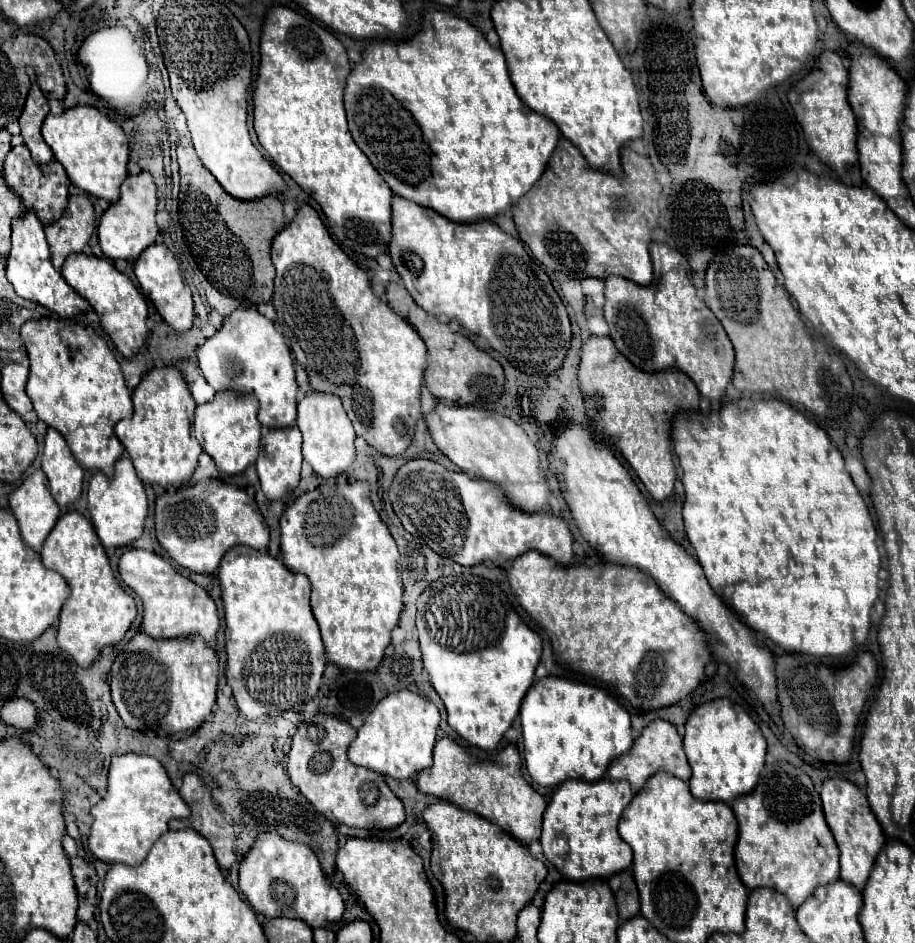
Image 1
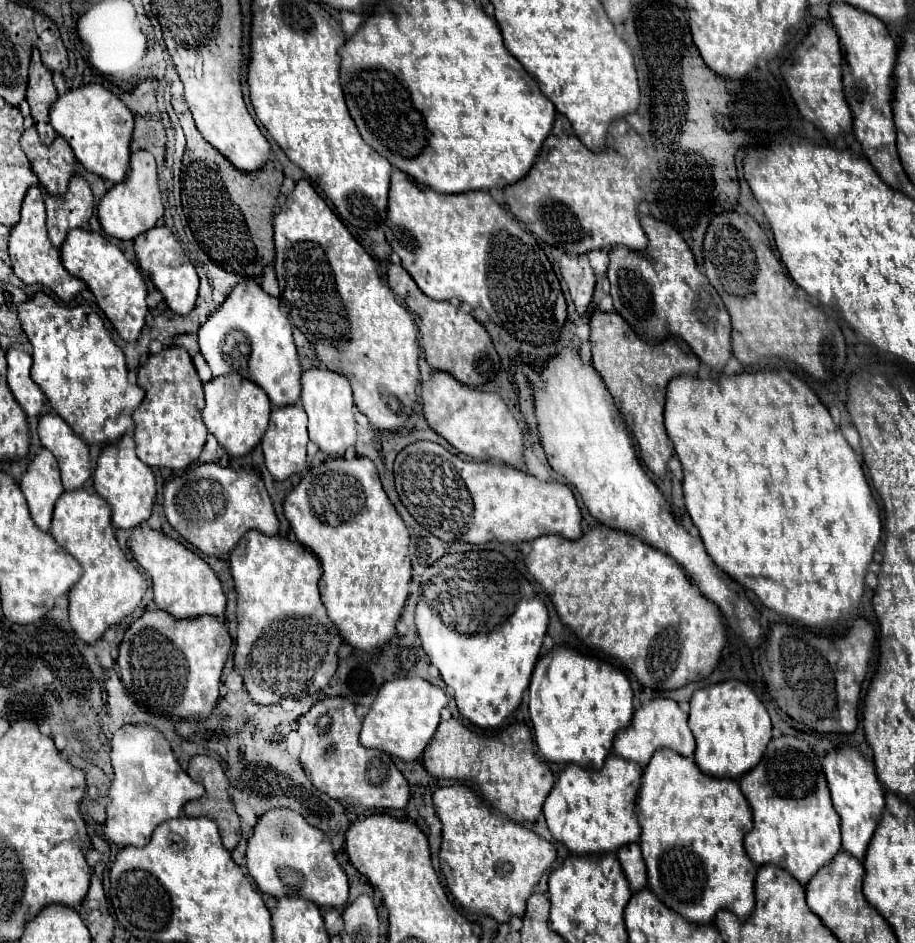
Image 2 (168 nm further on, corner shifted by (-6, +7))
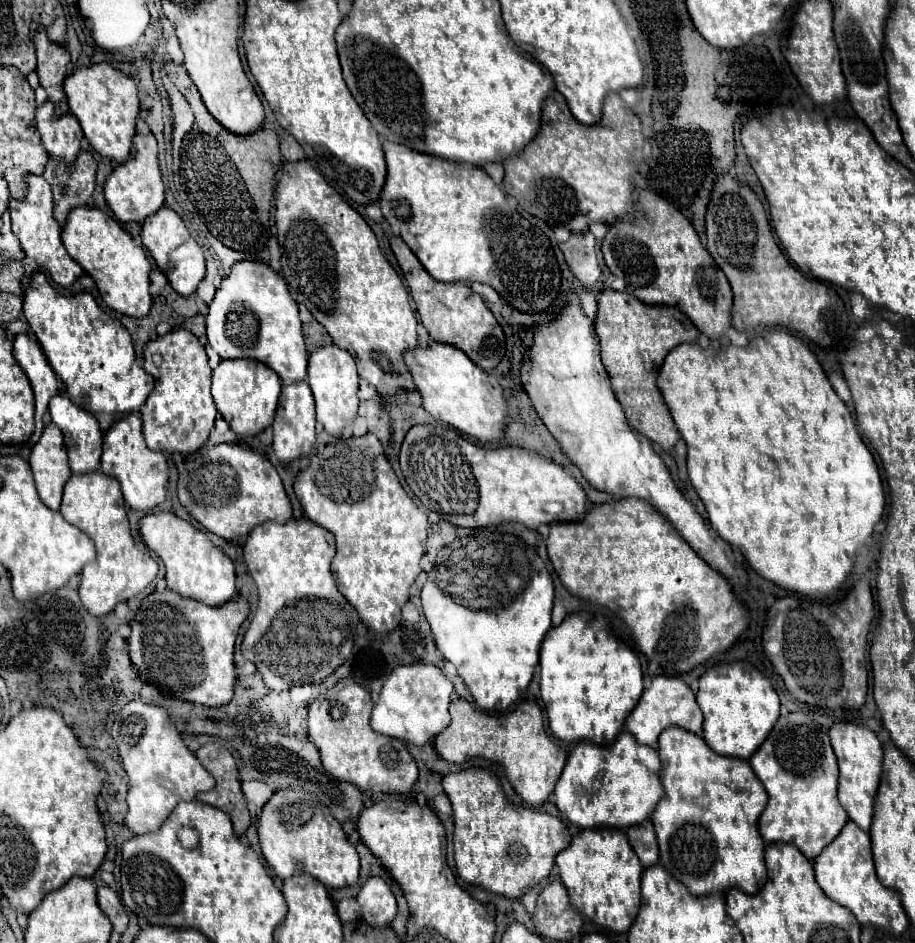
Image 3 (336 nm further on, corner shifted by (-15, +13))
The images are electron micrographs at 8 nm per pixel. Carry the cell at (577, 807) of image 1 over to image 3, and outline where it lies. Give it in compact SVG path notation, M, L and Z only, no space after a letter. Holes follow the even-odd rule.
M619 733L615 739L615 745L609 745L607 749L599 749L599 745L577 745L573 753L569 755L569 761L561 773L561 779L555 787L555 805L563 819L577 825L579 829L601 829L601 827L613 827L613 829L627 829L633 825L643 823L651 817L657 801L663 797L663 787L659 781L659 753L653 747L639 745L629 733Z

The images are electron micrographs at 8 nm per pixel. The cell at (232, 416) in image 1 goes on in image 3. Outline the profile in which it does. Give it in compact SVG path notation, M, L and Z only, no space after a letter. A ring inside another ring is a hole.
M237 359L237 361L221 361L213 371L213 401L221 417L229 423L231 431L239 437L255 437L267 427L271 427L275 409L279 403L281 393L281 379L275 371L267 369L259 361L251 359Z

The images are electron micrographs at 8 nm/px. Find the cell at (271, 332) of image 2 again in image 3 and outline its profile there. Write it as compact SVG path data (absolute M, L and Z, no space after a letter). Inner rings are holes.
M243 261L233 265L209 305L207 341L221 359L253 359L273 369L287 385L305 381L307 351L297 303L285 281L265 263Z

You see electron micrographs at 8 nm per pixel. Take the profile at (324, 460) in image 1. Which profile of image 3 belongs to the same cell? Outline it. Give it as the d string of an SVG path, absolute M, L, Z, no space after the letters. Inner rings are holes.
M337 345L315 349L309 355L307 383L317 403L317 421L325 427L329 435L343 437L345 429L357 417L357 407L359 407L359 397L357 397L359 377L357 377L357 367L351 353L347 353L345 349L339 349Z

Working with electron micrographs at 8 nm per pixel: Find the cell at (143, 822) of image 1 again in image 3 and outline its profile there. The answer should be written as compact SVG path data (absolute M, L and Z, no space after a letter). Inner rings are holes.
M141 701L127 703L115 715L111 737L119 747L123 769L129 775L129 811L125 815L125 825L135 835L157 831L179 801L193 801L197 793L211 791L215 787L215 779L185 747L179 731L163 707Z

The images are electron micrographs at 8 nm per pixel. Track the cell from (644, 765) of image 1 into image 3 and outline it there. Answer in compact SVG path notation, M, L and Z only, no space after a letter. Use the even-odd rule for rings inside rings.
M661 675L661 677L655 677L651 685L643 691L639 705L631 711L631 717L627 717L625 721L625 729L637 739L637 743L655 747L661 731L667 727L681 727L701 737L701 723L703 723L703 715L689 685L683 683L681 679Z

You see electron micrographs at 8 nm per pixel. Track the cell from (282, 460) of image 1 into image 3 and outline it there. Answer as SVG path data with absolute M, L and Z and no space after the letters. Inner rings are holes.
M305 381L283 385L279 407L273 423L273 451L281 463L291 463L299 457L307 457L316 442L316 412L313 393Z

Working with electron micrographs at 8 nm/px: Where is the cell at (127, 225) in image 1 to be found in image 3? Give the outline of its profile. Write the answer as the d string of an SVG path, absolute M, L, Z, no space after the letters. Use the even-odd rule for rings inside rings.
M135 135L129 161L123 165L117 165L115 171L105 181L105 199L107 199L107 205L113 211L115 219L123 225L125 223L143 223L147 217L151 217L165 205L165 187L163 187L163 179L161 179L159 161L157 161L157 141L153 135Z

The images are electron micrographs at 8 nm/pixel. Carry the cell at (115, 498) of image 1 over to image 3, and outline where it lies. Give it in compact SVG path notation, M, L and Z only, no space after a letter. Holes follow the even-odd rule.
M131 413L127 417L117 419L103 439L103 457L101 457L101 471L109 477L115 477L121 485L125 503L133 511L151 511L159 503L165 501L167 489L165 483L169 479L167 459L163 453L149 451L141 433L141 417L139 413Z

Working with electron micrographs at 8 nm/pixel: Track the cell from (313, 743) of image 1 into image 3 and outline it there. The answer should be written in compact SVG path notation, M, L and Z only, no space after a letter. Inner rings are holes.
M341 679L339 683L335 683L331 689L321 693L309 705L309 717L307 717L309 719L309 739L319 749L325 771L331 773L335 779L353 783L361 791L375 789L381 793L407 793L413 789L413 785L417 781L417 765L415 765L413 757L409 755L403 741L379 735L369 727L371 707L373 707L371 695L361 685L357 685L353 679Z

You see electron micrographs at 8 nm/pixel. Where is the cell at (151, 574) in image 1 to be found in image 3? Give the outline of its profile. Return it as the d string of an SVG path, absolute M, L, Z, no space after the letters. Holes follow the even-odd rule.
M161 511L145 515L139 521L139 533L145 545L165 563L165 581L171 591L211 607L219 607L237 595L233 561L209 541L203 529L195 529L191 523L179 519L171 511Z

